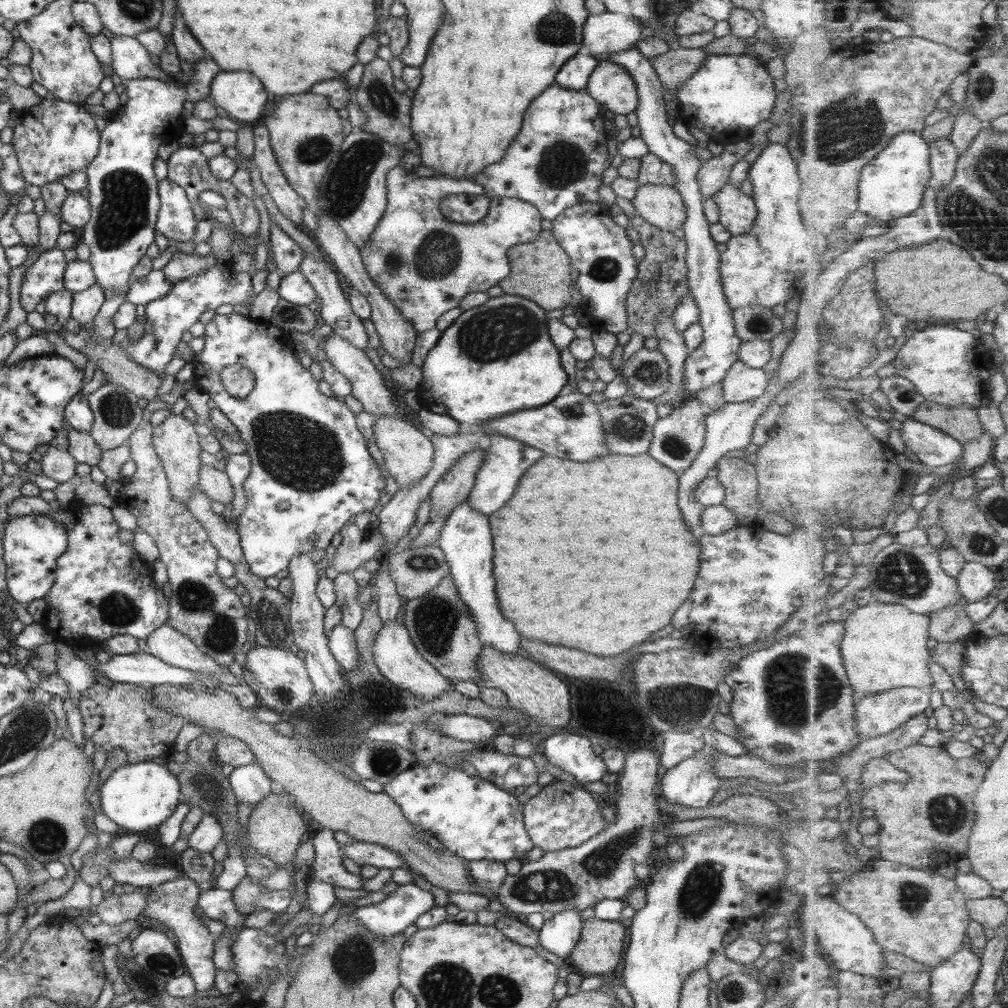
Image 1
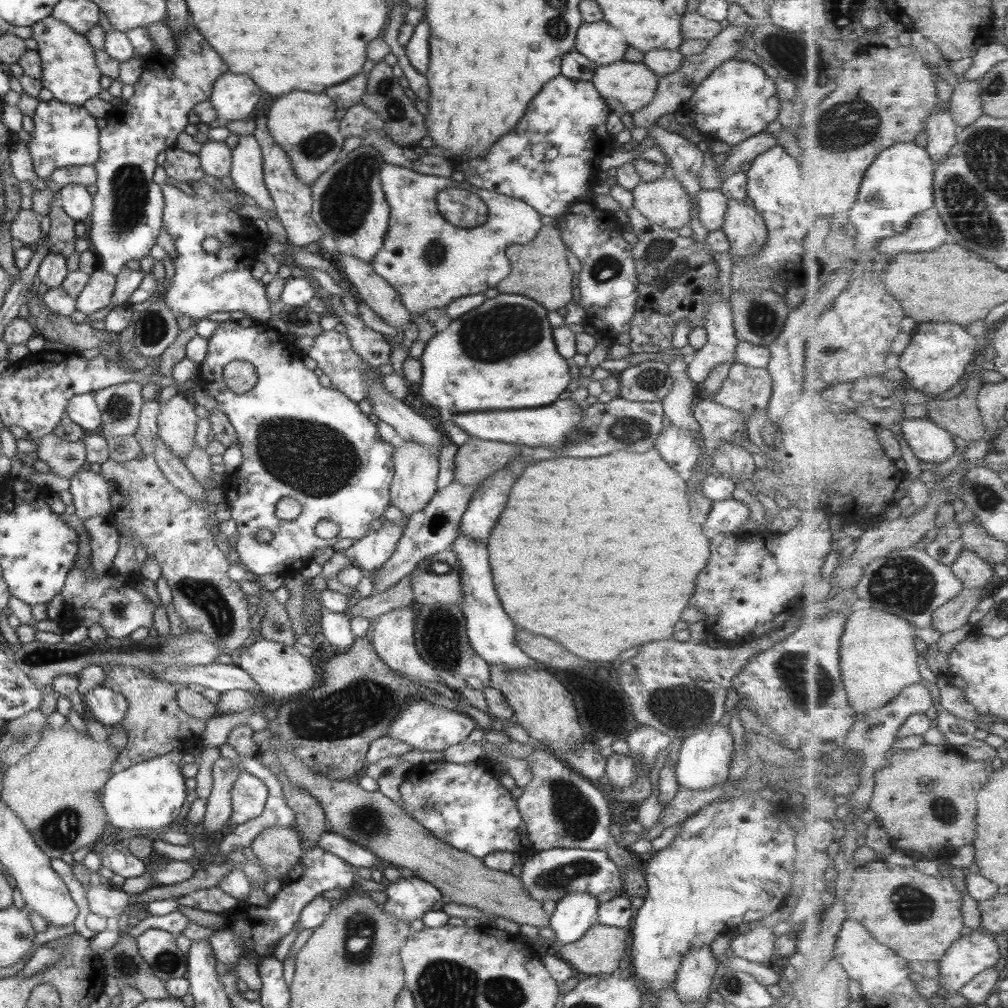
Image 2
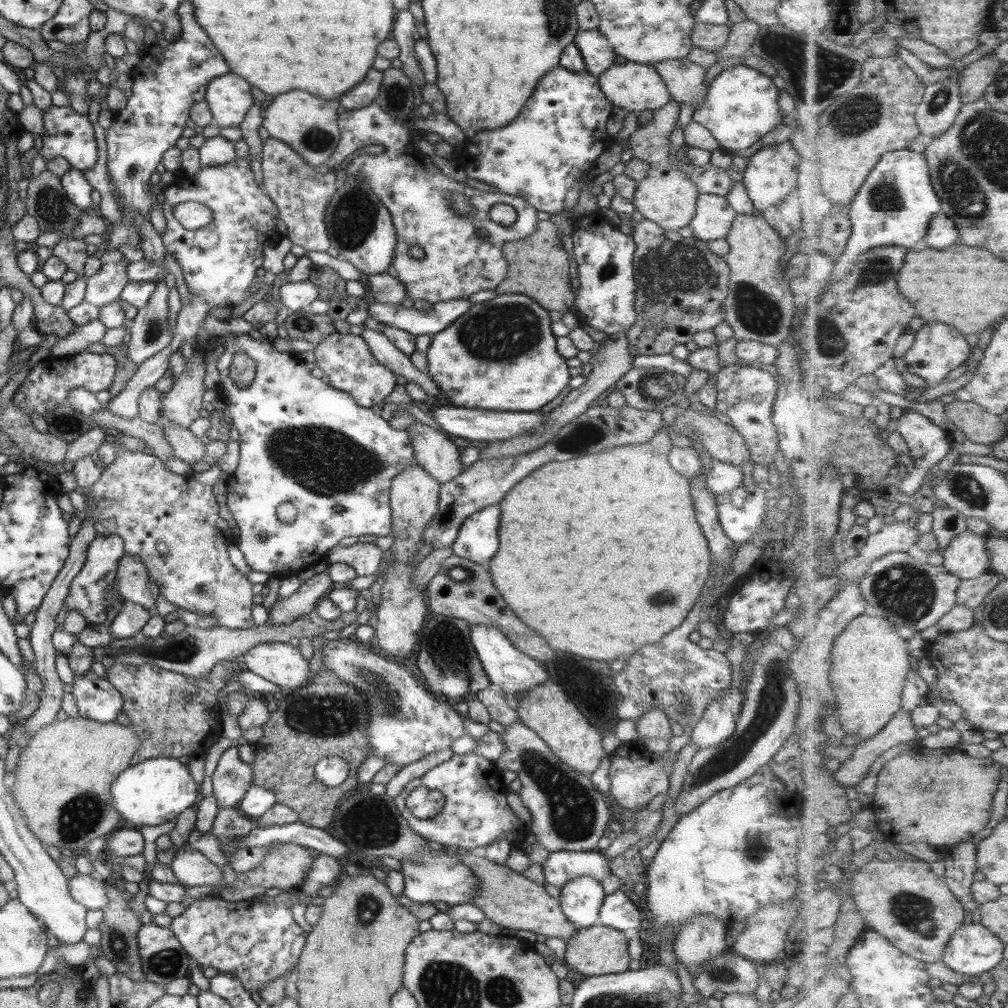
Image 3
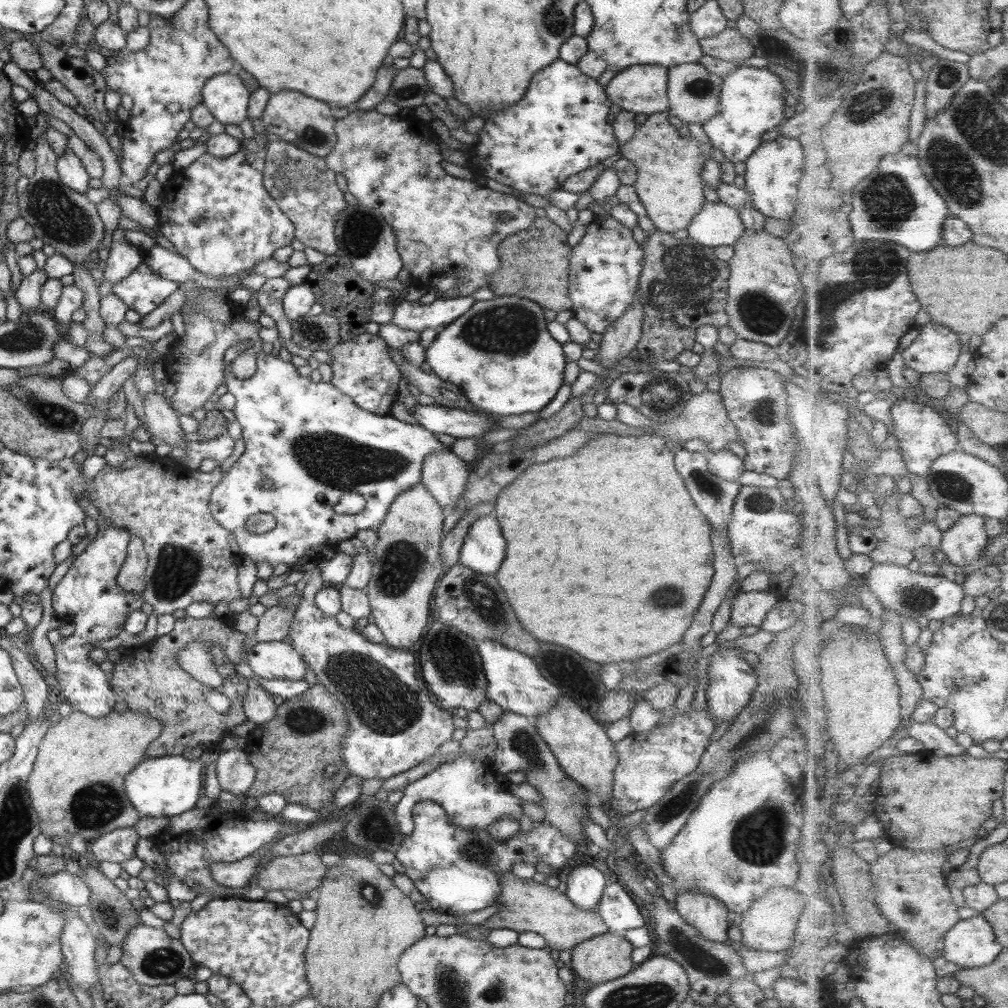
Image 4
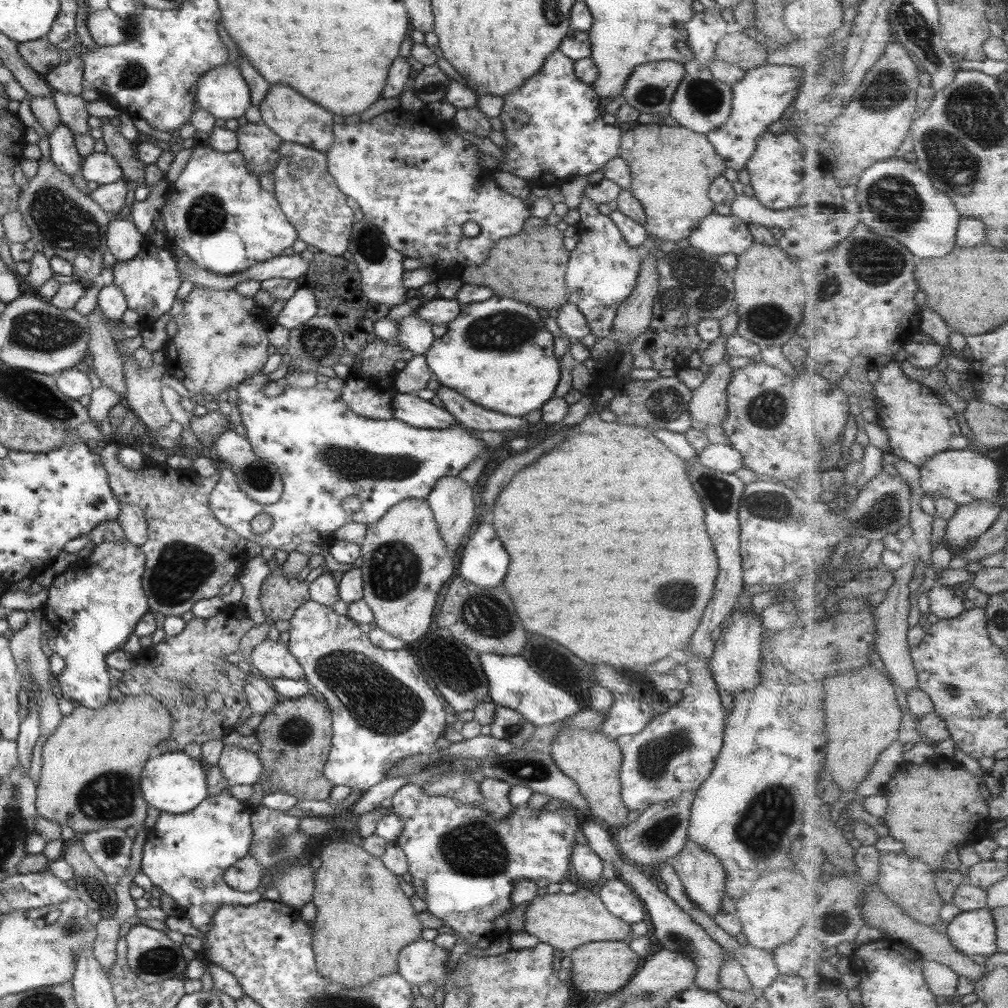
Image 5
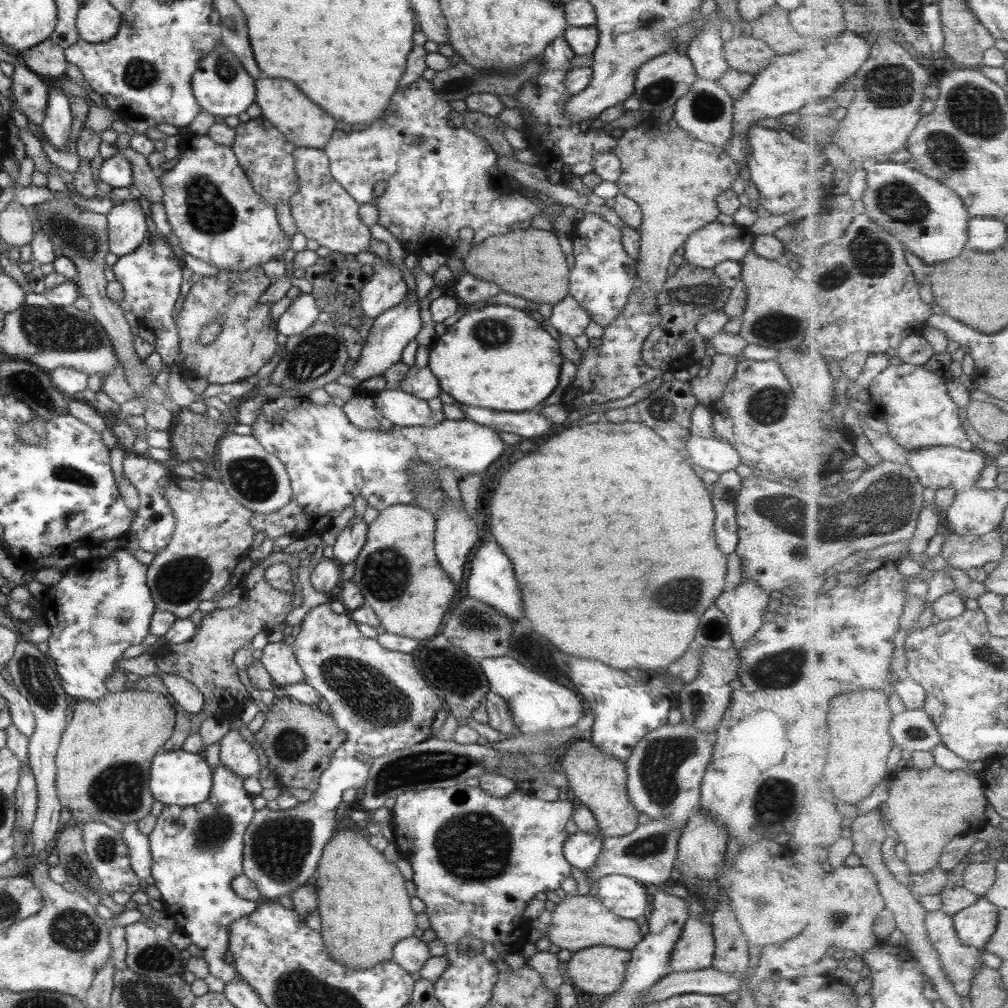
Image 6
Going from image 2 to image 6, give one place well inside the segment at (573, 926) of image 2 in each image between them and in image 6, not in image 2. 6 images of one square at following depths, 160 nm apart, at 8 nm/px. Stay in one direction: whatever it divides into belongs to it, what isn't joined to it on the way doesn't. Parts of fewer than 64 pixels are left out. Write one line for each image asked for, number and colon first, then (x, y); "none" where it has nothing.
3: (580, 899)
4: (584, 885)
5: (587, 865)
6: (580, 850)

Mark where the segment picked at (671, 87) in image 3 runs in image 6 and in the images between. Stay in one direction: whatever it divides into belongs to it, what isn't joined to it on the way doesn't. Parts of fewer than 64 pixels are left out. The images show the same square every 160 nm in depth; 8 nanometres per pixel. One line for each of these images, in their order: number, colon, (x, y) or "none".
4: (693, 92)
5: (699, 103)
6: (705, 111)

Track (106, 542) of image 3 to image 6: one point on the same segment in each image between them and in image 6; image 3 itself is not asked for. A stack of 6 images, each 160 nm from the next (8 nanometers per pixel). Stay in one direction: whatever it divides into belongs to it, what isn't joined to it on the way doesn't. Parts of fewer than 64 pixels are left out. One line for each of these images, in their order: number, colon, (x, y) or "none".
4: (87, 596)
5: (92, 607)
6: (100, 606)

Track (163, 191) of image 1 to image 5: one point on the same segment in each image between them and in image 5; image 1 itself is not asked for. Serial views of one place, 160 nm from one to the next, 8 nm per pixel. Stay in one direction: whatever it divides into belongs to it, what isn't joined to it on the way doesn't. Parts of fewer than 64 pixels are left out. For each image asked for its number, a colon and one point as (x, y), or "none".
2: (203, 283)
3: (218, 262)
4: (224, 223)
5: (217, 213)

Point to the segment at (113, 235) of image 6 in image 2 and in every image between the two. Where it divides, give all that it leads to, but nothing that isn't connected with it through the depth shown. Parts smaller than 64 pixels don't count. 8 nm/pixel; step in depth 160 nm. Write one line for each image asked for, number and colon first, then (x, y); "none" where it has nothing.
2: (96, 293)
3: (104, 287)
4: (123, 258)
5: (123, 241)

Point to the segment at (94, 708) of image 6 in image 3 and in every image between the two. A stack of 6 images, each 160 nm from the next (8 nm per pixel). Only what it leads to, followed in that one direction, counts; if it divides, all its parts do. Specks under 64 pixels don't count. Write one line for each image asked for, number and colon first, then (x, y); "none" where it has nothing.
3: (62, 777)
4: (75, 786)
5: (89, 780)

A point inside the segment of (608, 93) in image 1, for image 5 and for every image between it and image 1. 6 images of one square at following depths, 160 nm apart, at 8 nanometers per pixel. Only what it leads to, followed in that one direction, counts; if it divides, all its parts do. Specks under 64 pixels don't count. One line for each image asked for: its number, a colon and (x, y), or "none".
2: (625, 87)
3: (632, 86)
4: (641, 89)
5: (649, 88)

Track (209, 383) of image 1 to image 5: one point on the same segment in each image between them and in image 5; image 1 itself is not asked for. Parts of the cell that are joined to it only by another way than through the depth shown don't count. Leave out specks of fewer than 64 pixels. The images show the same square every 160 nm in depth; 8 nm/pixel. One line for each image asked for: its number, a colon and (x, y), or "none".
2: (299, 439)
3: (302, 441)
4: (309, 440)
5: (323, 452)

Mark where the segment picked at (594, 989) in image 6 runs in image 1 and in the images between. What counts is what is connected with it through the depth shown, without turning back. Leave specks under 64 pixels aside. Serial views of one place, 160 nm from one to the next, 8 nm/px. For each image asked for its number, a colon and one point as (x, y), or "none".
1: (598, 949)
2: (598, 951)
3: (596, 950)
4: (603, 957)
5: (604, 966)

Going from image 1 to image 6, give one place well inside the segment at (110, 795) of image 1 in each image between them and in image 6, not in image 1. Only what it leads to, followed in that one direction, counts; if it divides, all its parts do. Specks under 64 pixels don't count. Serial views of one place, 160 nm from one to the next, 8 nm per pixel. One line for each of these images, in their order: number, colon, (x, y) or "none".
2: (147, 796)
3: (154, 791)
4: (167, 786)
5: (174, 783)
6: (179, 778)

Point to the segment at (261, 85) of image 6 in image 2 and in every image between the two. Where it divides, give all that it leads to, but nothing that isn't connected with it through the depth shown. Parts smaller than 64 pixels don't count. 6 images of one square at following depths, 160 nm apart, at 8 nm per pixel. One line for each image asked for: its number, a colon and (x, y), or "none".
2: (303, 125)
3: (307, 125)
4: (303, 122)
5: (292, 119)

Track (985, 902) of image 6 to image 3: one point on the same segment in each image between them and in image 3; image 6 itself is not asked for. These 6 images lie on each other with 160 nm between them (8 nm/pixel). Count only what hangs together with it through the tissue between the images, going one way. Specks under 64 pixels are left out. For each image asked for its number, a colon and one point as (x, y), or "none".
3: (974, 949)
4: (971, 943)
5: (973, 932)

